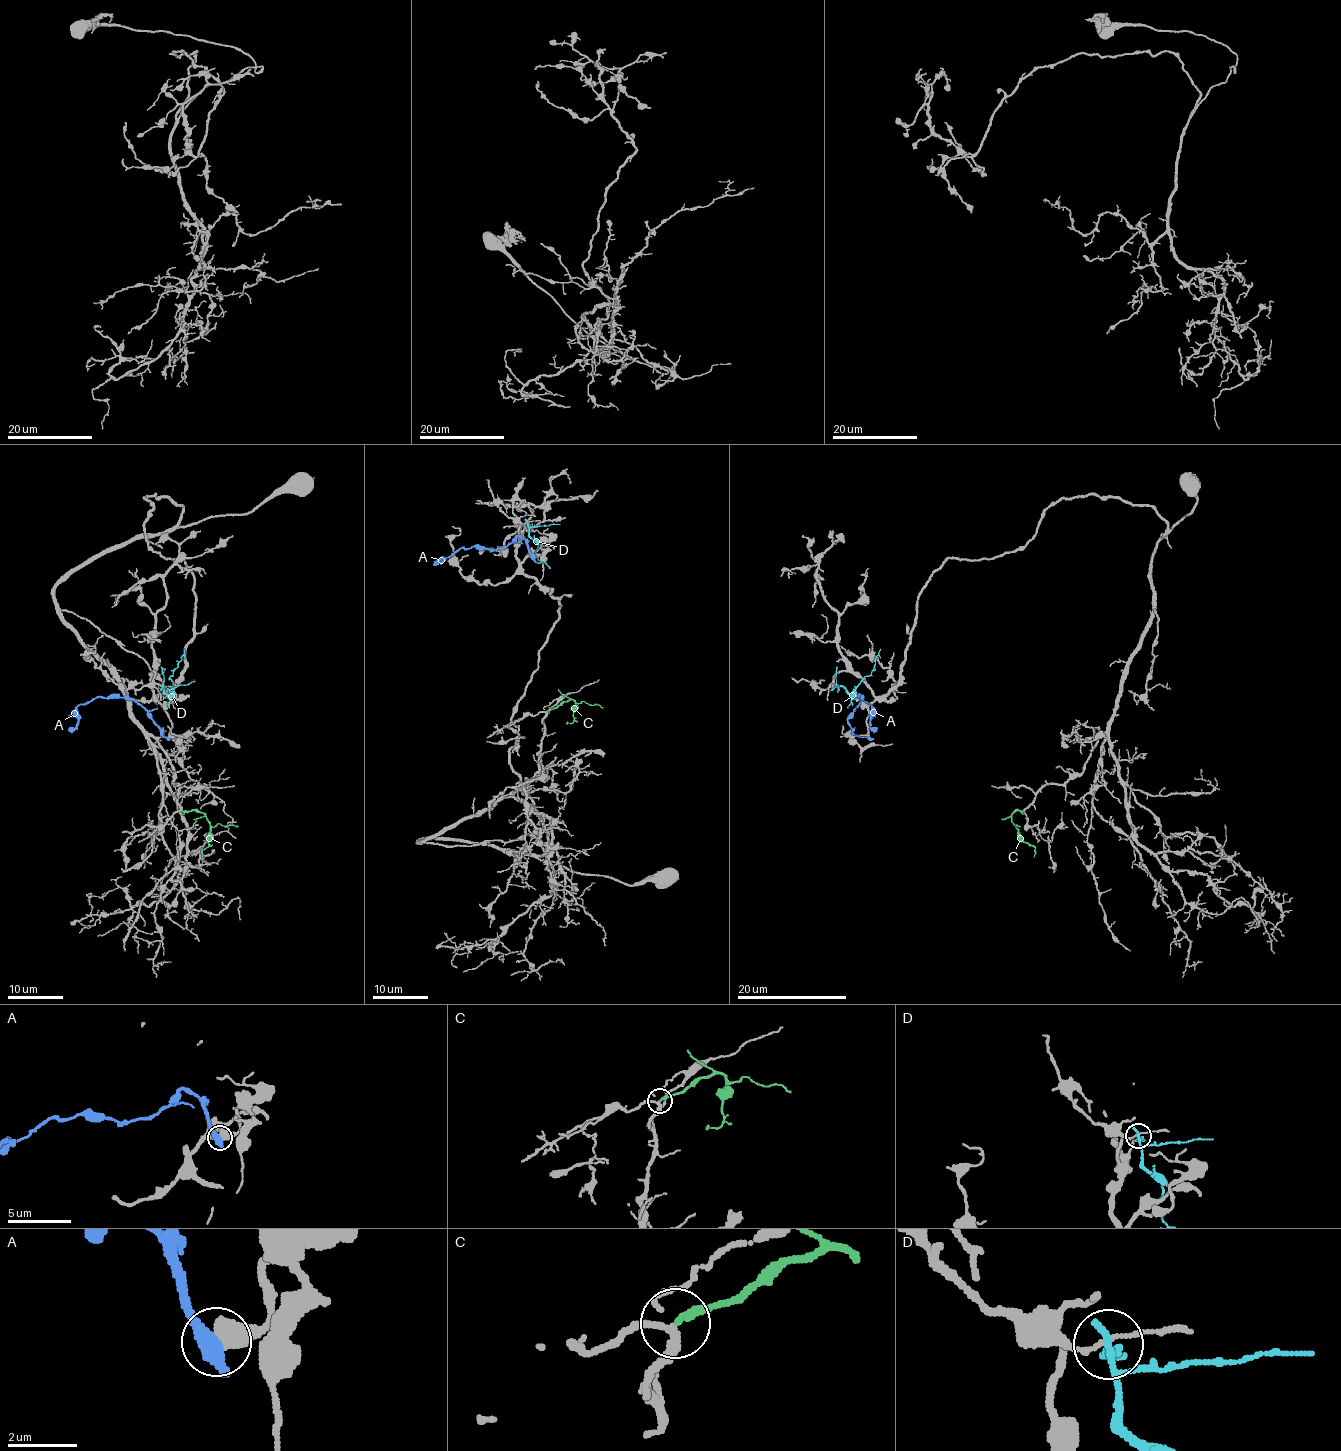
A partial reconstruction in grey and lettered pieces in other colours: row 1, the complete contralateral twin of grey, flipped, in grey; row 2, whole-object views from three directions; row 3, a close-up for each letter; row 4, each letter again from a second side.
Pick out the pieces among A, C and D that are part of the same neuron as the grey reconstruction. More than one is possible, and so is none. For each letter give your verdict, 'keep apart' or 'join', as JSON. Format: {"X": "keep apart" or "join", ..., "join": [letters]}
{"A": "keep apart", "C": "join", "D": "keep apart", "join": ["C"]}

